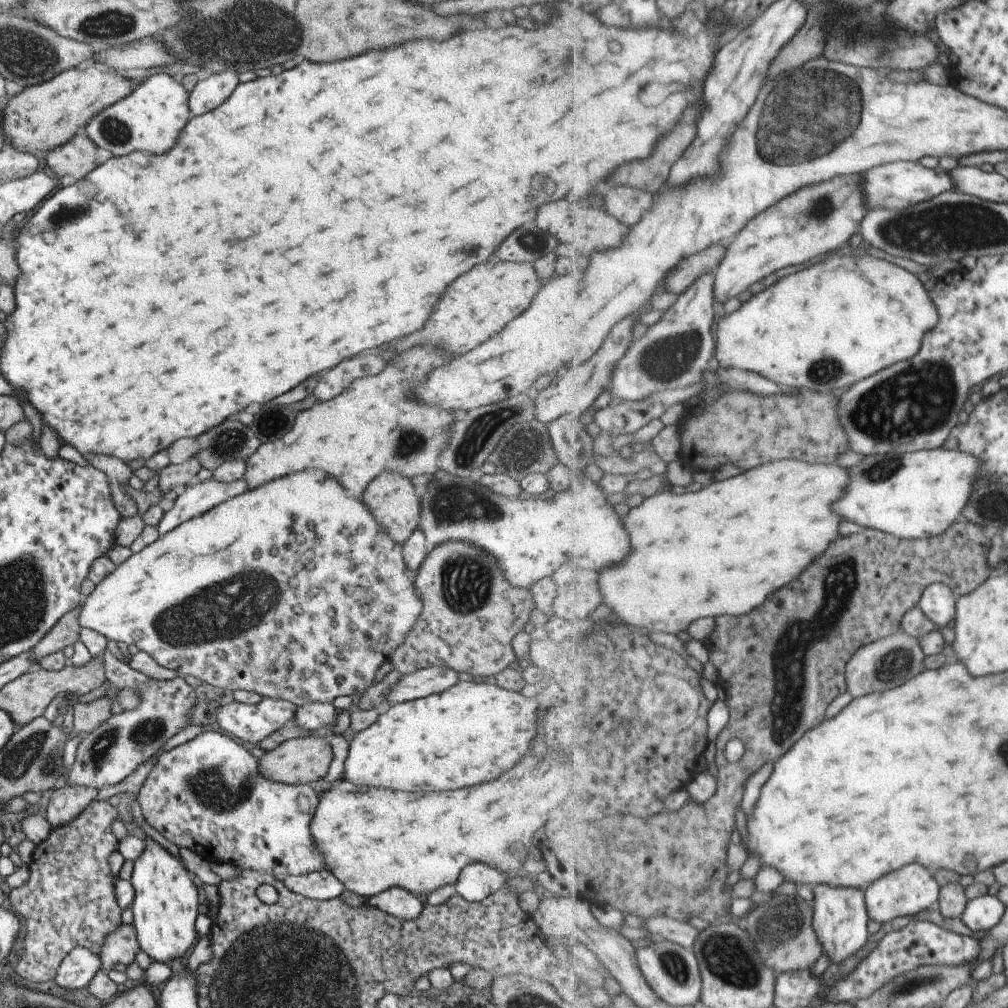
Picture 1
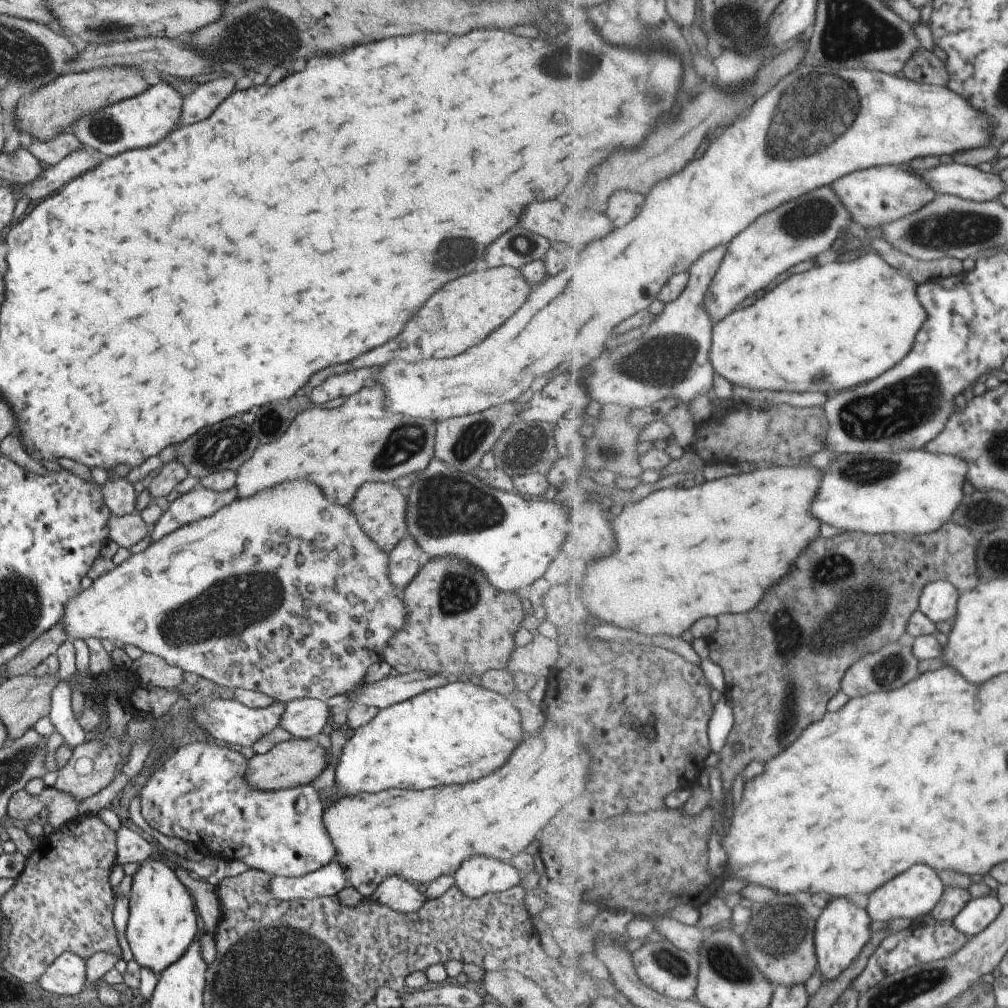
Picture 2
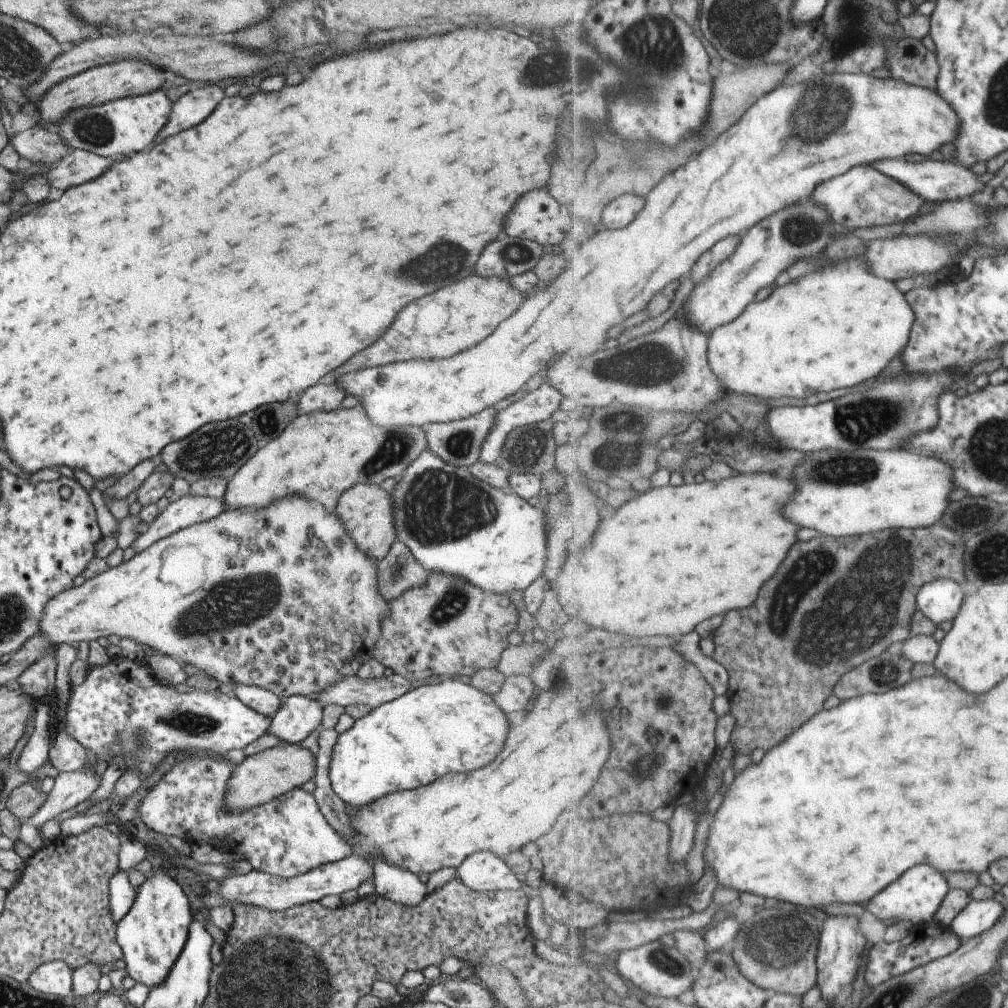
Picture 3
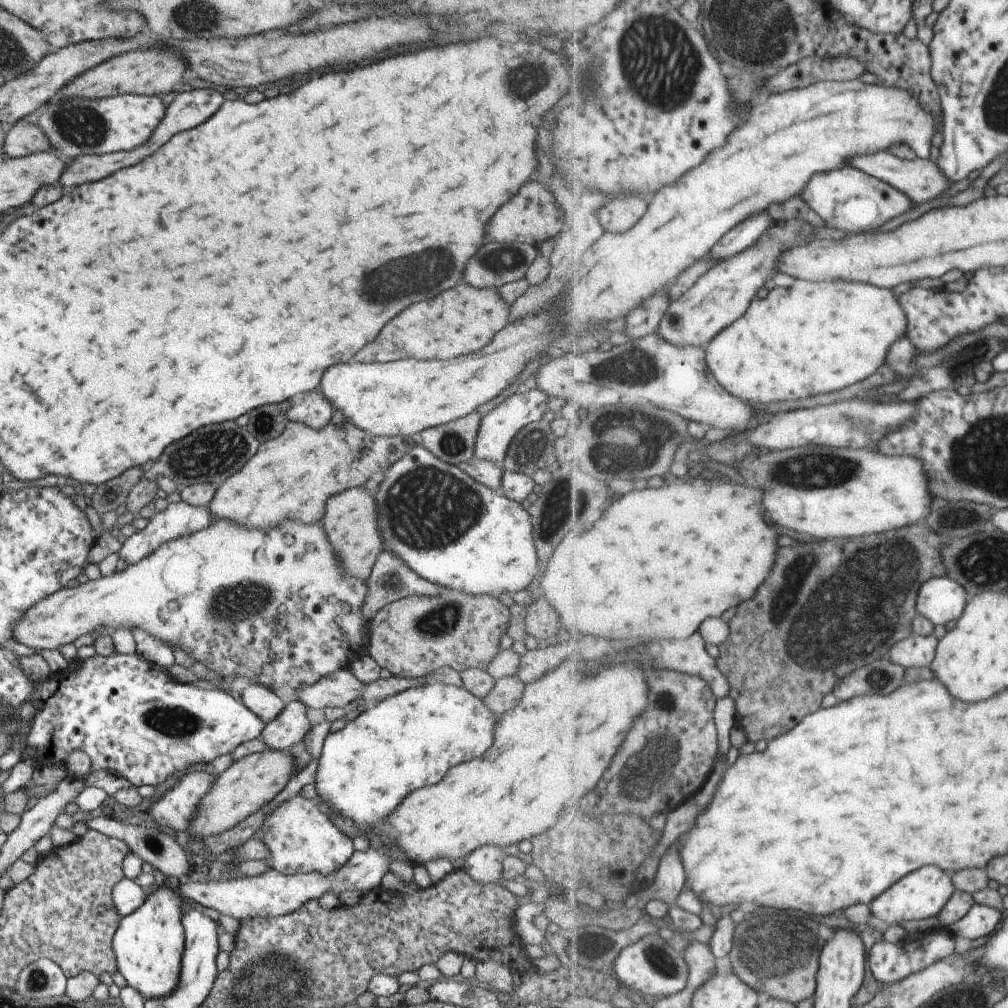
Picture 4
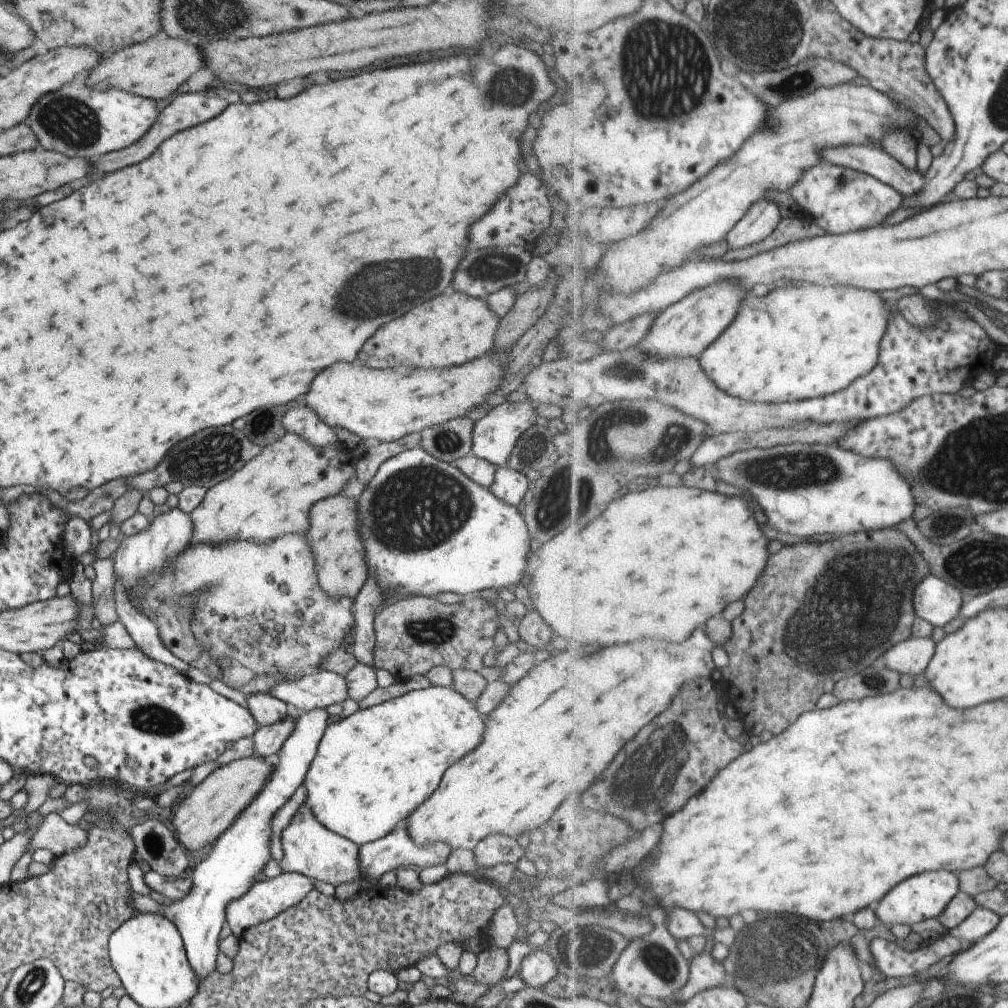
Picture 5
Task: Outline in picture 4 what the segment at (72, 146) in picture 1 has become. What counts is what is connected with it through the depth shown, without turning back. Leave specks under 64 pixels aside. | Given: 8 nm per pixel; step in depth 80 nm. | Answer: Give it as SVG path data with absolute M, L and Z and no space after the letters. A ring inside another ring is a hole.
M17 122L5 128L3 155L9 157L24 157L31 153L49 153L52 148L46 136L35 125L25 125Z

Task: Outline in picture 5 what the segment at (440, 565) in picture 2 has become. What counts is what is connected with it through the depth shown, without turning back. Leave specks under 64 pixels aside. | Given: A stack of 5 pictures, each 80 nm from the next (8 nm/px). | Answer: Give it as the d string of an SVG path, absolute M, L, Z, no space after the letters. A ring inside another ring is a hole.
M417 595L403 597L394 603L383 605L374 616L372 664L375 668L390 672L396 682L411 678L415 674L425 676L428 670L439 665L449 667L452 671L455 669L478 671L483 664L482 653L486 649L493 648L492 636L501 628L499 621L493 602L474 601L465 597L460 603L442 604L432 597Z

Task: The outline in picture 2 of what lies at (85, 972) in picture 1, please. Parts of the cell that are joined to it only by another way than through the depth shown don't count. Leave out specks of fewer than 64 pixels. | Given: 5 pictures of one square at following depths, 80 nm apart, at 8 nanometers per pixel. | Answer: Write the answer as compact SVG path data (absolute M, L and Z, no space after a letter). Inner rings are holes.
M63 952L43 972L40 984L43 990L55 995L76 995L86 986L86 960L74 952Z

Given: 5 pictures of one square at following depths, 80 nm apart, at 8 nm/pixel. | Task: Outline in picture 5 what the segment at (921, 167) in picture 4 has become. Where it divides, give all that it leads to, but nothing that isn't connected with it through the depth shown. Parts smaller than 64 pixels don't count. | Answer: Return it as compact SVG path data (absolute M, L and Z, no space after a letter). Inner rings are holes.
M877 145L833 147L822 153L822 160L877 177L885 184L896 188L905 197L918 195L928 181L927 170L919 166L917 169L909 170Z

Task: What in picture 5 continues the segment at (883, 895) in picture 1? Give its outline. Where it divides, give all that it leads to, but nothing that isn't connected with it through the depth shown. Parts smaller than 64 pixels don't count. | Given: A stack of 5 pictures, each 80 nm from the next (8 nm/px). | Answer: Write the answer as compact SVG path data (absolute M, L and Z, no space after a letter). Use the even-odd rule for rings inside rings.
M934 870L922 872L899 883L897 888L892 888L874 906L874 911L880 921L888 926L892 924L917 924L927 918L940 917L941 913L948 907L948 904L959 894L960 877L958 873L946 870Z

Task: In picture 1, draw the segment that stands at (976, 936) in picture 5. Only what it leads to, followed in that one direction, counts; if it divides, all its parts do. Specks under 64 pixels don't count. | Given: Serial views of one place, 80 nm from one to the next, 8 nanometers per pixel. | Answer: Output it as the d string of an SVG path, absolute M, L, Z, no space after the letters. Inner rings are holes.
M983 895L968 901L961 920L973 932L989 932L1001 922L1006 908L998 895Z

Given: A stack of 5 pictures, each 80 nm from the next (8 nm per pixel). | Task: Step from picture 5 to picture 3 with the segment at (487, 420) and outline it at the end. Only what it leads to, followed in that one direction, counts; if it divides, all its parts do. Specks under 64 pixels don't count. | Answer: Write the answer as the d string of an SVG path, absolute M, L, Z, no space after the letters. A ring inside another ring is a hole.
M545 381L536 390L500 410L496 414L496 422L490 433L483 438L478 459L487 464L497 464L499 451L507 433L521 425L550 420L562 398L558 388Z

